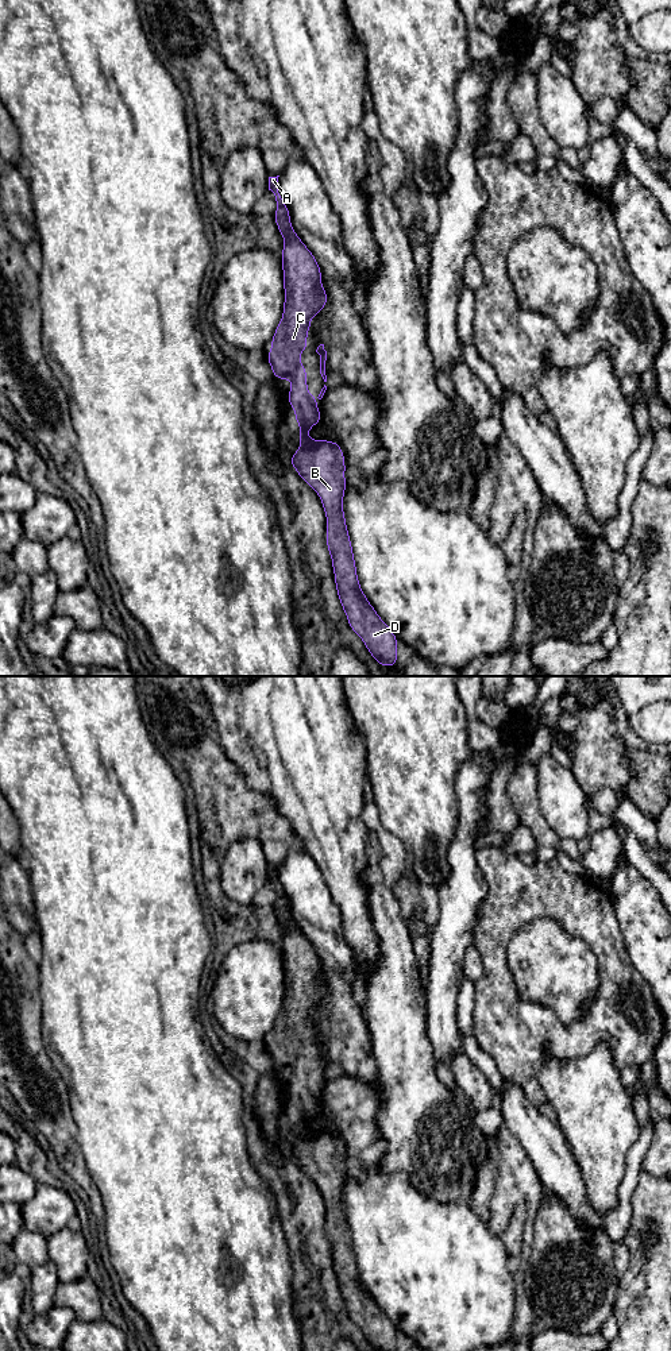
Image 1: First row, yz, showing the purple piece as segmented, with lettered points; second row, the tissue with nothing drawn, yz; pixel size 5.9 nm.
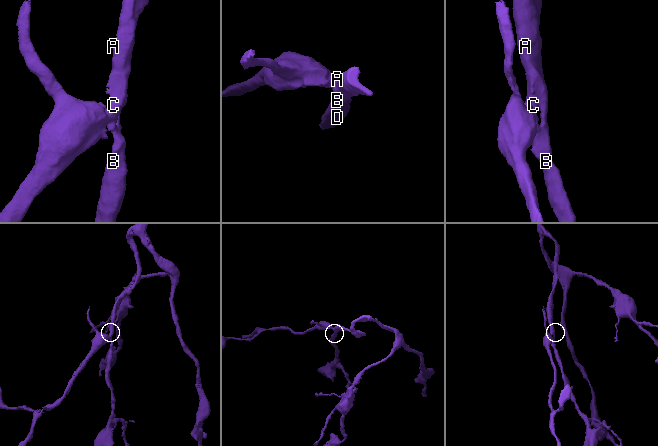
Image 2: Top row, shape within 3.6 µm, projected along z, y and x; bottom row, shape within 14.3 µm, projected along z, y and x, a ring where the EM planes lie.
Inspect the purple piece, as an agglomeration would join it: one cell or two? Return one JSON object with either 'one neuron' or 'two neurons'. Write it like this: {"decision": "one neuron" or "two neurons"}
{"decision": "one neuron"}

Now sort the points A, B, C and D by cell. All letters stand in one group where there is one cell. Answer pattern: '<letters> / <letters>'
A B C D

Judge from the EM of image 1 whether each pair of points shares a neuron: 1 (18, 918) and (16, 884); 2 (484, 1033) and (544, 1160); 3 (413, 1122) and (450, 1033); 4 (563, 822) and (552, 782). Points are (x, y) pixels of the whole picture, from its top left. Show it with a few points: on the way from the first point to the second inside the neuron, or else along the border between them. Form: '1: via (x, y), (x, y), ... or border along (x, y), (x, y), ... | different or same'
1: via (18, 910), (16, 892) | same
2: border along (504, 1077), (516, 1084), (529, 1101) | different
3: border along (428, 1035), (436, 1066) | different
4: via (563, 813), (563, 803), (558, 791) | same

